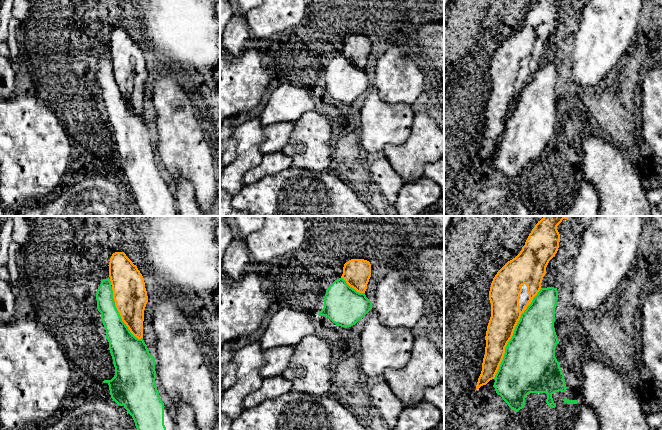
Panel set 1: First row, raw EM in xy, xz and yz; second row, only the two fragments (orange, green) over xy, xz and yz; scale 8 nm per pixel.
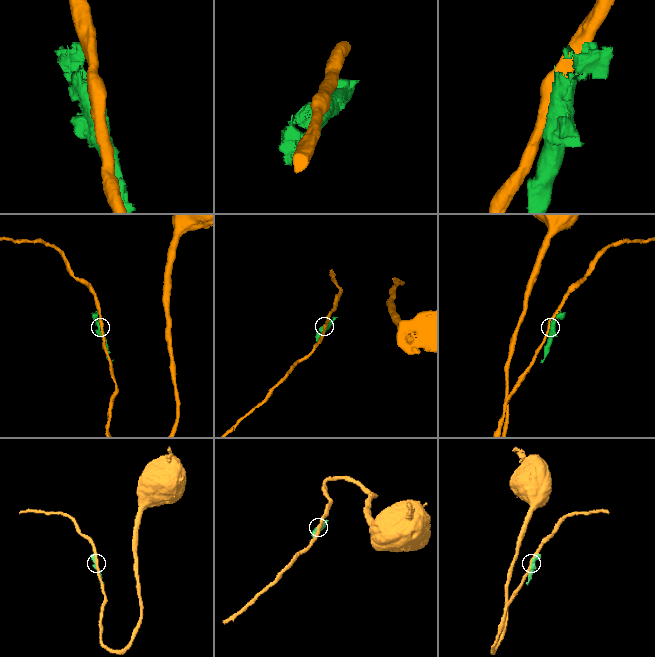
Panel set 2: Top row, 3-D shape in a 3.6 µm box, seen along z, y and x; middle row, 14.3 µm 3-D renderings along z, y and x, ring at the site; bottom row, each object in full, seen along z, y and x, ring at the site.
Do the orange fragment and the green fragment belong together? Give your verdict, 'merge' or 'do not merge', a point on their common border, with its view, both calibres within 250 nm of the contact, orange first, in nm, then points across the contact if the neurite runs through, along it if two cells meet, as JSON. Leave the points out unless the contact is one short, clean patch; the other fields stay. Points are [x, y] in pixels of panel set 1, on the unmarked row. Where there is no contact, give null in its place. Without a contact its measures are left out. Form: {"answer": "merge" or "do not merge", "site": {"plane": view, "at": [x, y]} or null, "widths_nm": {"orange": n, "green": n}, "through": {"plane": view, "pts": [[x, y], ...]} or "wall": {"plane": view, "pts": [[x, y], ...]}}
{"answer": "do not merge", "site": {"plane": "yz", "at": [513, 108]}, "widths_nm": {"orange": 240, "green": 400}}

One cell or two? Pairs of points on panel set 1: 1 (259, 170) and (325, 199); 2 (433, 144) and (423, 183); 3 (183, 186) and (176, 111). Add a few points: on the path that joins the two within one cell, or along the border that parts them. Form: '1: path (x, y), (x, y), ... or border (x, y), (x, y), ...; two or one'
1: path (275, 186), (288, 199), (309, 199); one
2: border (422, 175), (416, 179), (404, 182); two
3: border (173, 183), (186, 179), (195, 199); two

